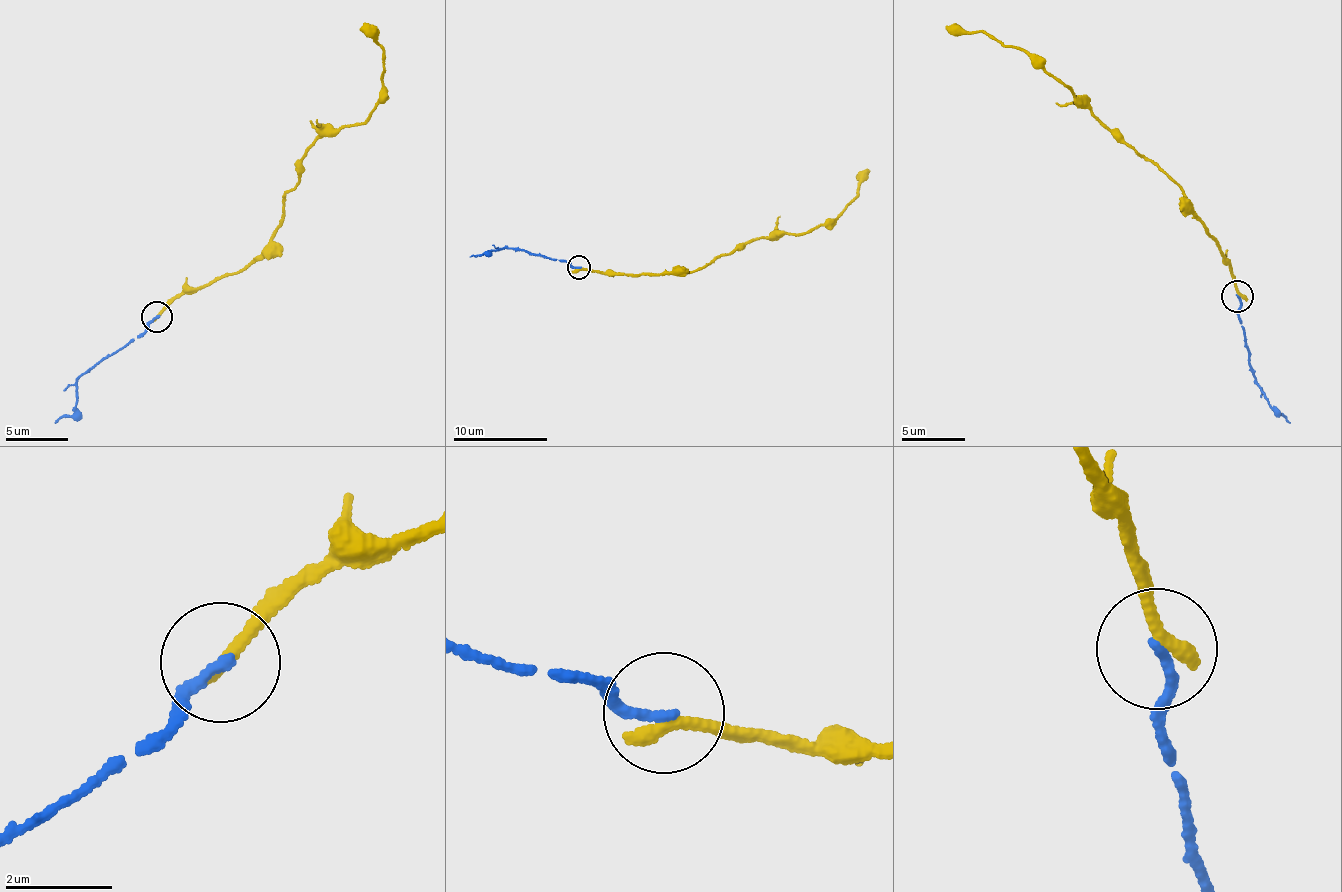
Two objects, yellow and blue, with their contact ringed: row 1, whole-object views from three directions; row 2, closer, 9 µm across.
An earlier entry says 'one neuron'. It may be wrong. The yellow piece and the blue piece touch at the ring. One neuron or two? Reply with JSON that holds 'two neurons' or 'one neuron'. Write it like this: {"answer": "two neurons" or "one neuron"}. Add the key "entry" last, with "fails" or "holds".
{"answer": "two neurons", "entry": "fails"}

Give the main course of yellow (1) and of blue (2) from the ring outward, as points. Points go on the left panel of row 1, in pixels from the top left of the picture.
1: (156, 316), (263, 253), (317, 137), (368, 122), (383, 77), (380, 43), (368, 35), (371, 25)
2: (156, 316), (142, 334), (88, 367), (77, 381), (74, 415), (55, 421)

